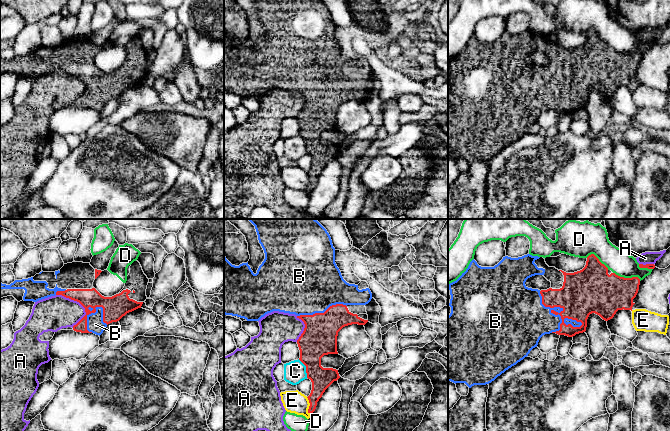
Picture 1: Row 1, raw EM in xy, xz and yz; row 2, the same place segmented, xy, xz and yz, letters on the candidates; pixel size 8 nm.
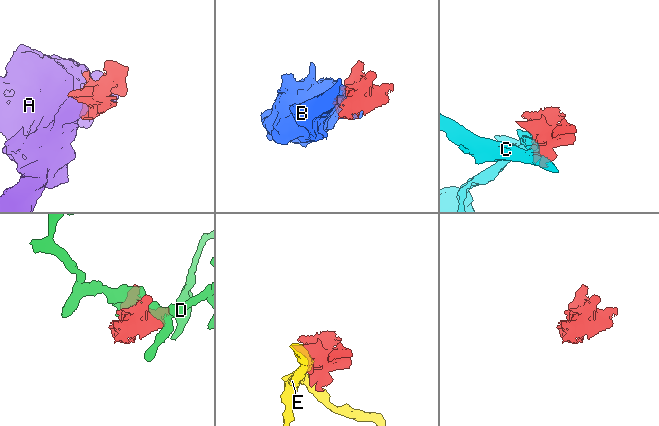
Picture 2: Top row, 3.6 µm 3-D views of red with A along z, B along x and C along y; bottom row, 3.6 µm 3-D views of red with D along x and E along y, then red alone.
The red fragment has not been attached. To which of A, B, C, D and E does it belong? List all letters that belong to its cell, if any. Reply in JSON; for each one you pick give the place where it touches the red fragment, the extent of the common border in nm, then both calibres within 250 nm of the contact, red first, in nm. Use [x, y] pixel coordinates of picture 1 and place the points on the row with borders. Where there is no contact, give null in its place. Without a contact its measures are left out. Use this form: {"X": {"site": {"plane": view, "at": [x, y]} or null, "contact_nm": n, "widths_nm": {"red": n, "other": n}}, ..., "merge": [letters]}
{"B": {"site": {"plane": "yz", "at": [557, 312]}, "contact_nm": 440, "widths_nm": {"red": 340, "other": 360}}, "merge": ["B"]}

